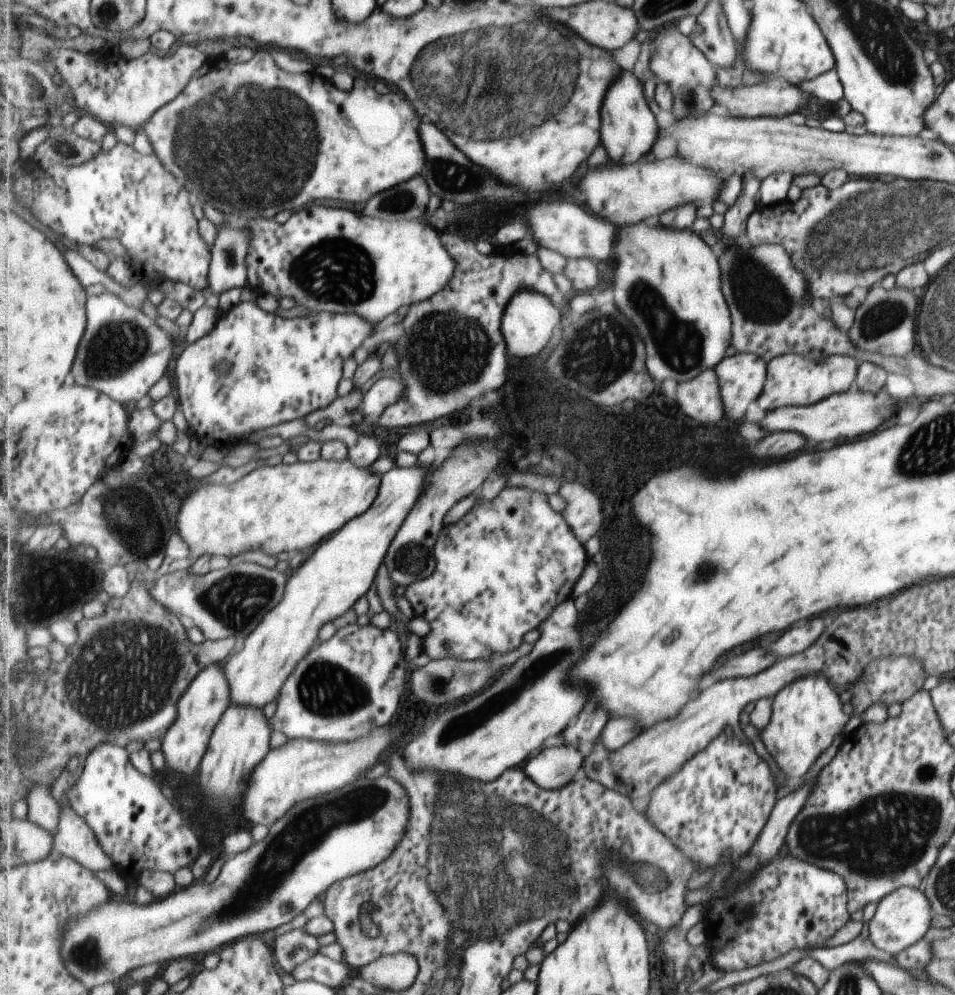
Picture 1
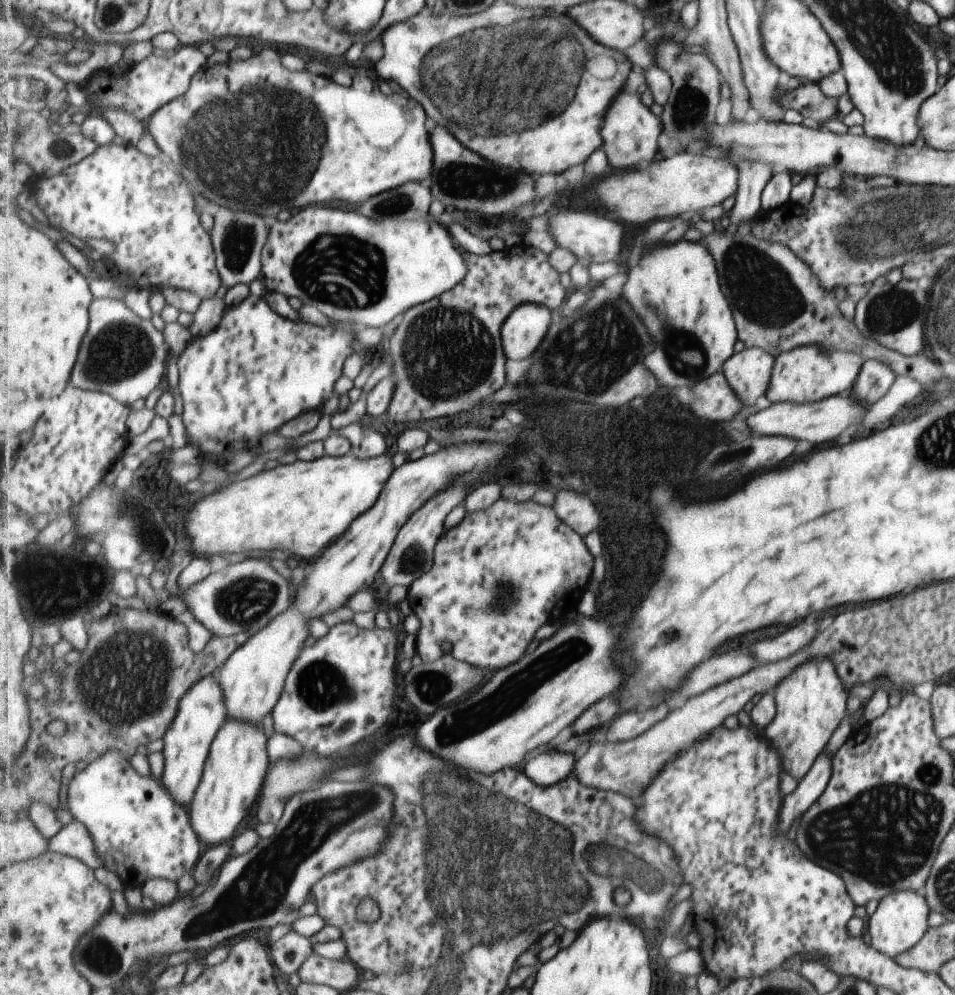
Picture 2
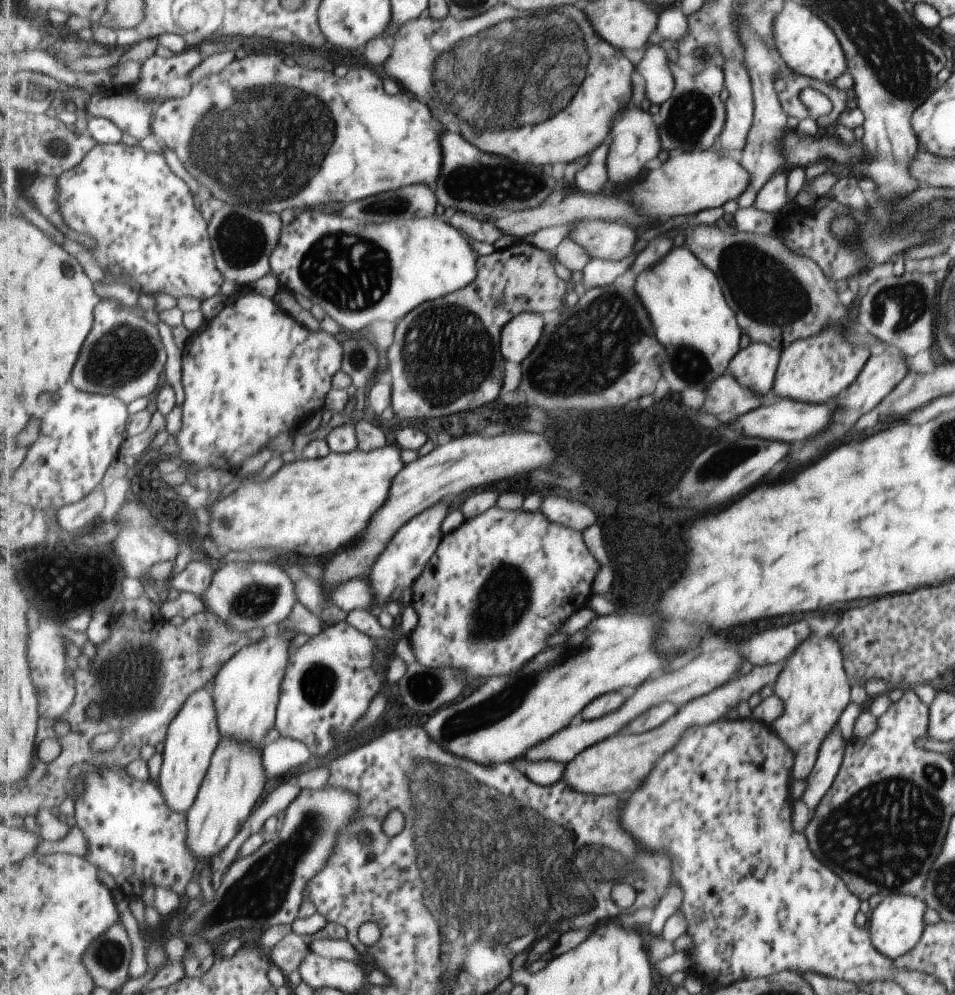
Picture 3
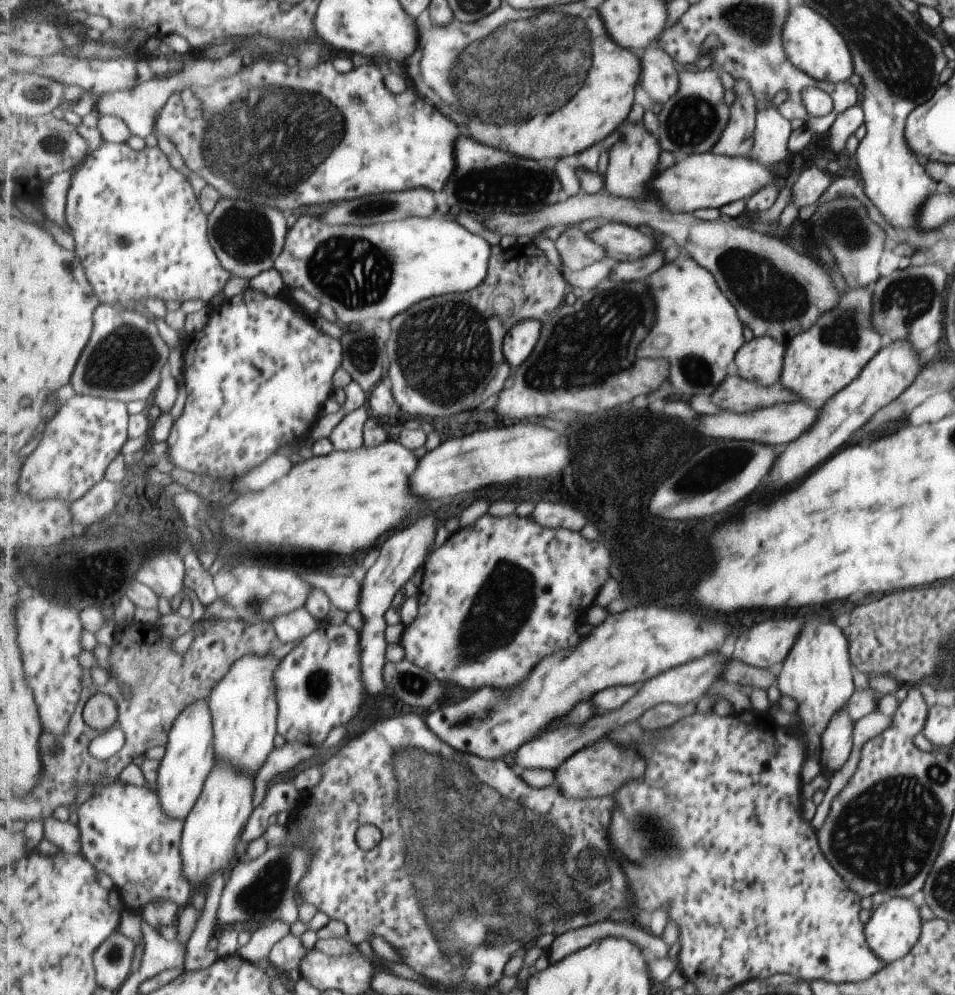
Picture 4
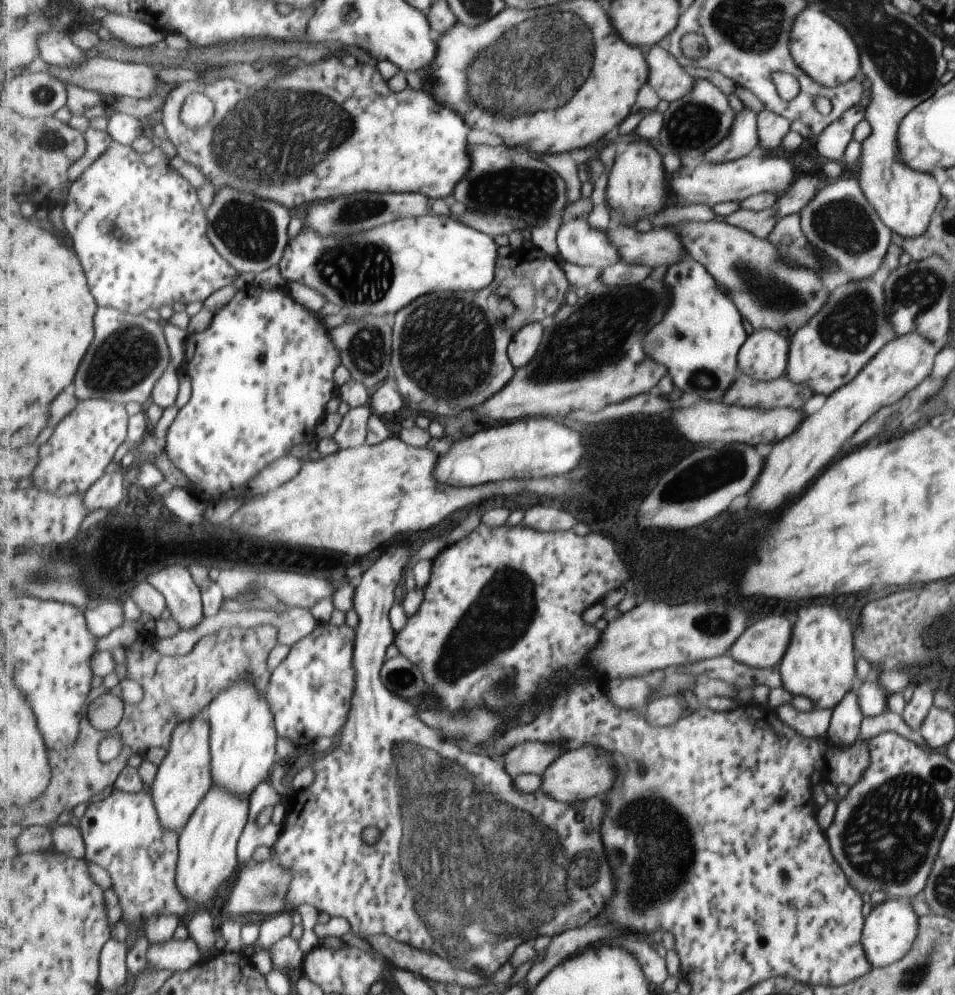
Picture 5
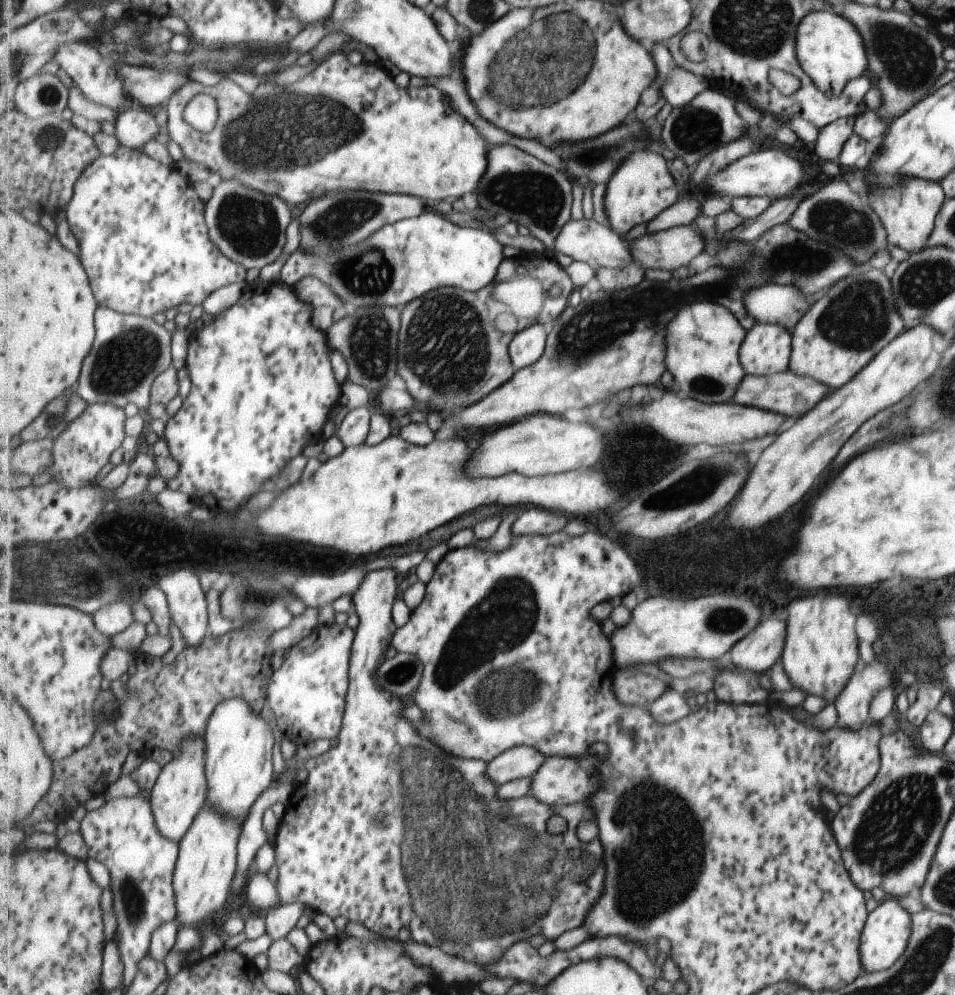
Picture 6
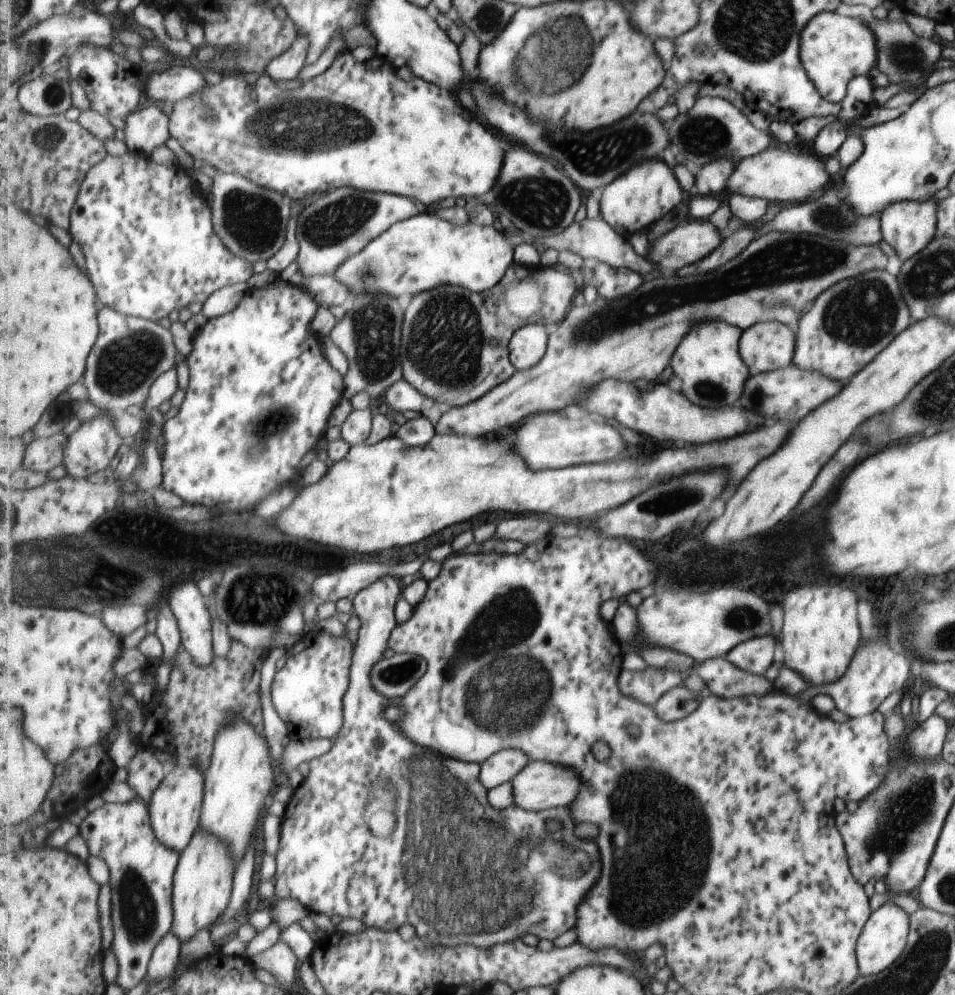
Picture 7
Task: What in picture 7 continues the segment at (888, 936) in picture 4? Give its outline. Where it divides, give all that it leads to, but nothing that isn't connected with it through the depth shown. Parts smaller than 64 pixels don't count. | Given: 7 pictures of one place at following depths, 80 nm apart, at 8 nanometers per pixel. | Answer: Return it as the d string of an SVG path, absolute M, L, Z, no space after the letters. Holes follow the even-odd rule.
M887 900L866 920L865 930L861 932L861 936L857 940L855 950L858 974L861 976L874 975L891 966L901 954L906 943L906 936L907 914L901 910L901 907L897 908L895 903Z

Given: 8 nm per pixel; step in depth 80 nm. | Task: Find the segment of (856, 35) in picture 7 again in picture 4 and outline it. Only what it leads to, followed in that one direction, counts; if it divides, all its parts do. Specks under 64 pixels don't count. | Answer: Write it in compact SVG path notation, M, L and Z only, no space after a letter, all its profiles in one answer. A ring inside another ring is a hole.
M797 2L793 3L782 32L783 50L790 63L822 85L842 83L853 74L853 56L843 36L830 21L816 13L814 9Z

